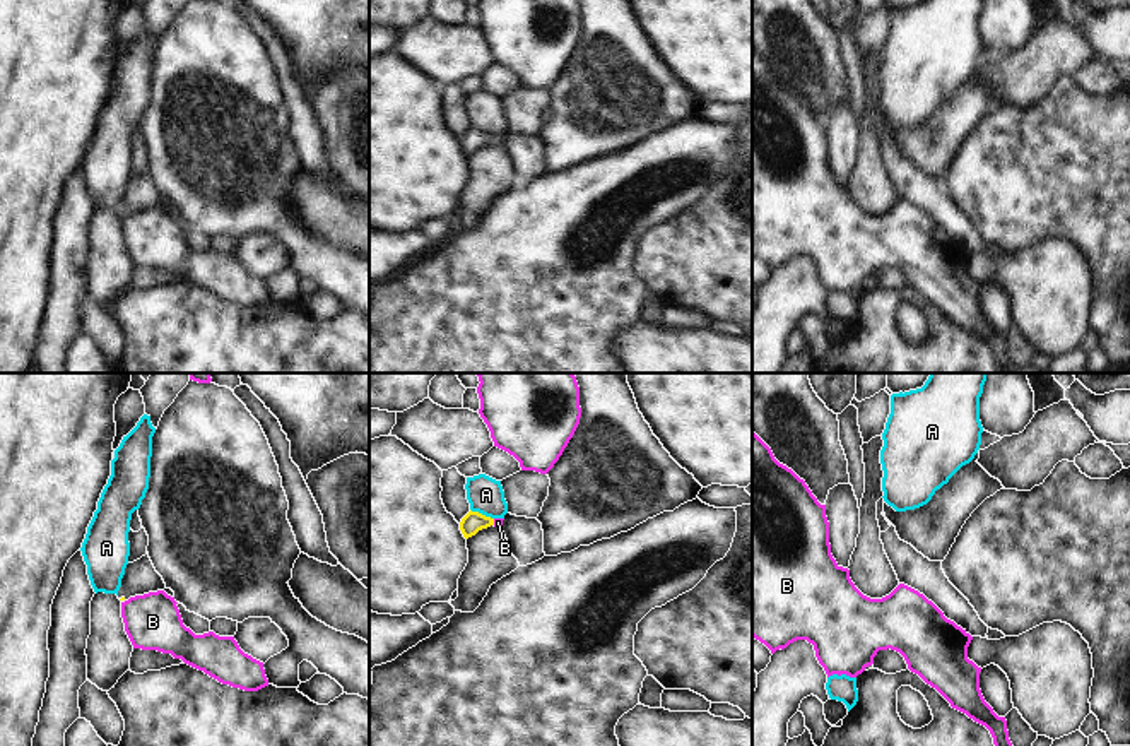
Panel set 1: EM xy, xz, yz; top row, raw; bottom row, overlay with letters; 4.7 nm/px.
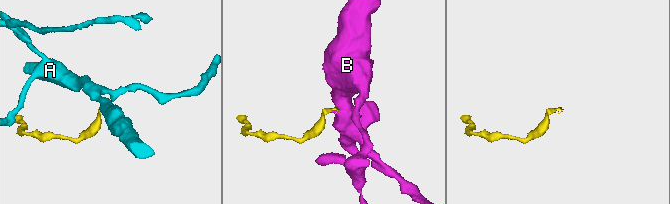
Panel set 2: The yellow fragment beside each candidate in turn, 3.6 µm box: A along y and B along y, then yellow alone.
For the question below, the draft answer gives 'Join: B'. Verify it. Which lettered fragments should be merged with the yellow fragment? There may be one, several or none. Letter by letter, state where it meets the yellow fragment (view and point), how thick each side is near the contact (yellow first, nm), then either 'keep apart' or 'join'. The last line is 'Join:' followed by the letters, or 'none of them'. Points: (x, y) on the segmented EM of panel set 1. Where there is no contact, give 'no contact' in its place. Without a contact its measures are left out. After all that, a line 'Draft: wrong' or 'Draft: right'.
A: xz (481, 514) | 100/170 nm | keep apart
B: xz (493, 522) | 100/50 nm | join
Join: B
Draft: right

